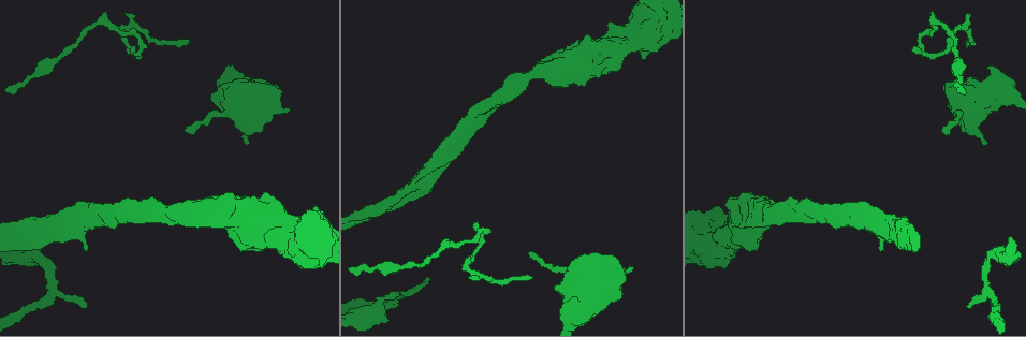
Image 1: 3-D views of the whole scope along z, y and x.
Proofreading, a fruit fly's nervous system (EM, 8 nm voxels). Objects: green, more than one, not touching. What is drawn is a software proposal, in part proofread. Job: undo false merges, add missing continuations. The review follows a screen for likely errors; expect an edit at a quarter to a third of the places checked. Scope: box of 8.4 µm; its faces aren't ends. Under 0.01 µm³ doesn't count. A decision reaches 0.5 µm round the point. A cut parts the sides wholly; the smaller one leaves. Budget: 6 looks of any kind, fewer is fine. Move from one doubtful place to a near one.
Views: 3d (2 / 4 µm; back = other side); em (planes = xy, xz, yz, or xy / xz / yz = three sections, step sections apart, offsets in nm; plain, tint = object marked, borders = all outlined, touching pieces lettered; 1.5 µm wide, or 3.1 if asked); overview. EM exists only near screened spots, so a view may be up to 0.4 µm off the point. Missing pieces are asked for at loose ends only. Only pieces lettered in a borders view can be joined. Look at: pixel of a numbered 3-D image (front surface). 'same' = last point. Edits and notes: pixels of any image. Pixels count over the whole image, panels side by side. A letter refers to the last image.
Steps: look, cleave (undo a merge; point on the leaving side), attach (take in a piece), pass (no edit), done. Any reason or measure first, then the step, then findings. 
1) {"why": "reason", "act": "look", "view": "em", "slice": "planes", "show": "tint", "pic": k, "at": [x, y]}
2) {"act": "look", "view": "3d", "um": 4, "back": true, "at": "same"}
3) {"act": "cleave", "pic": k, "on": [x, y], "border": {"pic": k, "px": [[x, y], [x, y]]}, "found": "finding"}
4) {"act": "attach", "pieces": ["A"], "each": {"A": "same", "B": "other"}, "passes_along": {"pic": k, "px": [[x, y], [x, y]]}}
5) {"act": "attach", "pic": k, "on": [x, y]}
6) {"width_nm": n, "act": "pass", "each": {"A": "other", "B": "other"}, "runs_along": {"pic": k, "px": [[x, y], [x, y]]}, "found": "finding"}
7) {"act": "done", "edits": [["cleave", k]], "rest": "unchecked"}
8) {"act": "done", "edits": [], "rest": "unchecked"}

{"why": "sharp bend", "act": "look", "view": "em", "slice": "xz", "step": 8, "show": "tint", "pic": 1, "at": [983, 288]}

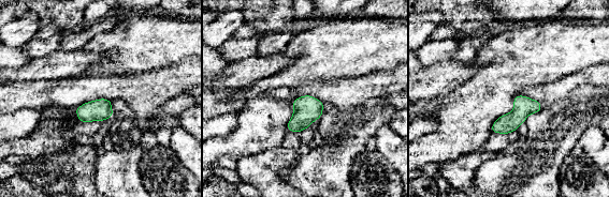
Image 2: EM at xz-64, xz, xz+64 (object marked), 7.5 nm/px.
{"act": "look", "view": "em", "slice": "planes", "show": "borders", "at": "same"}

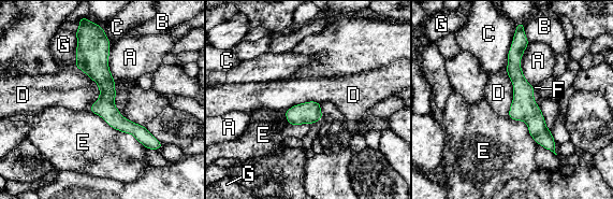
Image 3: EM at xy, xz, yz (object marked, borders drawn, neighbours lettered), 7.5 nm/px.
{"act": "pass", "each": {"A": "other", "B": "other", "C": "other", "D": "other", "E": "other", "F": "other", "G": "other"}, "found": "all the same neuron"}

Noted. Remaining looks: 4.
{"why": "calibre changes", "act": "look", "view": "3d", "um": 2, "pic": 1, "at": [212, 114]}

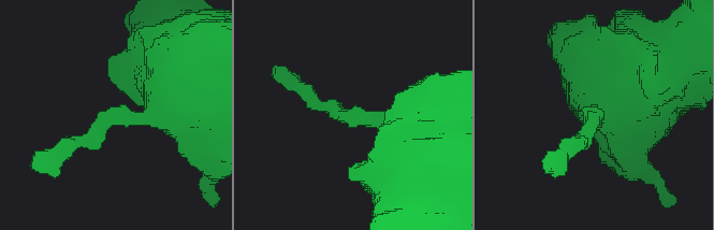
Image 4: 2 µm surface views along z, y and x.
{"why": "now the EM", "act": "look", "view": "em", "slice": "xy", "step": 8, "show": "tint", "pic": 4, "at": [350, 116]}

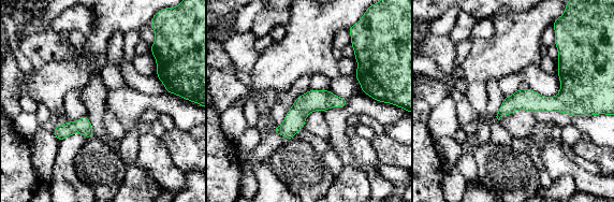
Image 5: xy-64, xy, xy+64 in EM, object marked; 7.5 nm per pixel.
{"why": "see the neighbours", "act": "look", "view": "em", "slice": "xy", "step": 8, "show": "borders", "at": "same"}

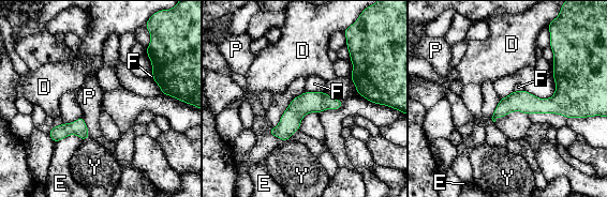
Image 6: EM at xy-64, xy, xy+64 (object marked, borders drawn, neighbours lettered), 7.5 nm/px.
{"longest_contact_nm": ["E", 220], "act": "pass", "each": {"D": "other", "E": "other", "F": "other", "P": "other", "Y": "other"}, "runs_along": {"pic": 6, "px": [[575, 97], [496, 115]]}, "found": "one neuron here"}

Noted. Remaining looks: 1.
{"why": "tapers out", "act": "look", "view": "em", "slice": "planes", "show": "borders", "pic": 1, "at": [531, 278]}

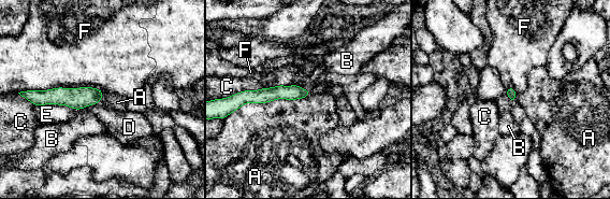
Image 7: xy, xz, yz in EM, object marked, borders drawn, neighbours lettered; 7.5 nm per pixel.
{"act": "pass", "each": {"A": "other", "B": "other", "C": "other", "D": "other", "E": "other", "F": "other"}, "border": {"pic": 7, "px": [[311, 93], [246, 102], [235, 111]]}, "found": "none of them fits"}

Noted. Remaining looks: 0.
{"act": "done", "edits": [], "rest": "unchecked"}

